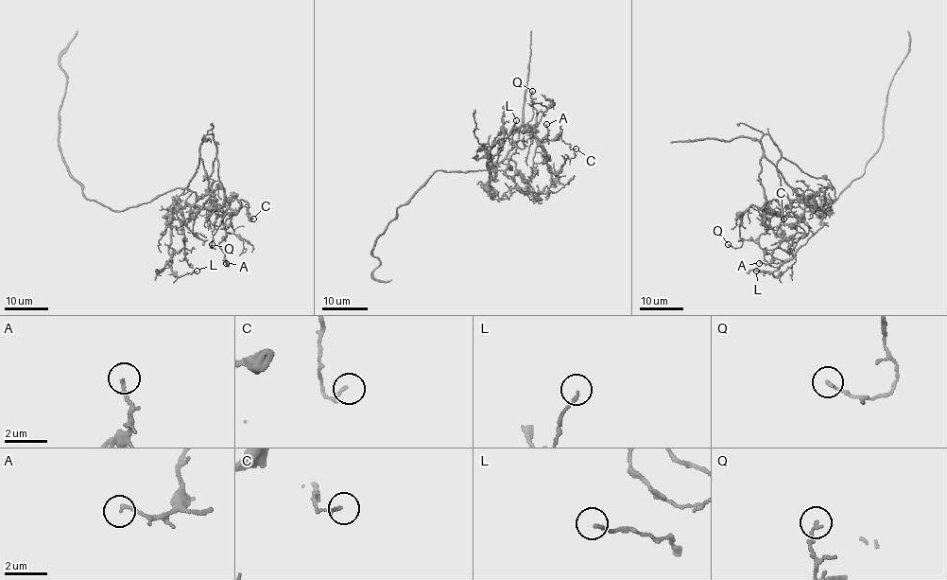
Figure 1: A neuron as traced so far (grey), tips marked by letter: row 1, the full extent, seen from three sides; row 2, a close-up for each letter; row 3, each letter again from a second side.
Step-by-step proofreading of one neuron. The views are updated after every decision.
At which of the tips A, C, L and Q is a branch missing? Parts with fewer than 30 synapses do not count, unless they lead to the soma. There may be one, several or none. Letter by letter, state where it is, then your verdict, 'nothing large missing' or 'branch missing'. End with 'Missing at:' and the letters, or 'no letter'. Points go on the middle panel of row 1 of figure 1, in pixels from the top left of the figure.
A: place (546, 124); nothing large missing
C: place (576, 149); nothing large missing
L: place (516, 120); nothing large missing
Q: place (532, 91); nothing large missing
Missing at: no letter

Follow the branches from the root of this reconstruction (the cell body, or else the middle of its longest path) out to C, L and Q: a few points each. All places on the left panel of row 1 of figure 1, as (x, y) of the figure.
C: (150, 202), (184, 188), (199, 157), (211, 206), (219, 215), (234, 213), (243, 199), (249, 219), (253, 219)
L: (150, 202), (174, 189), (183, 190), (167, 211), (170, 271), (178, 276), (197, 271)
Q: (150, 202), (168, 191), (184, 188), (199, 157), (208, 180), (210, 203), (226, 212), (212, 244)

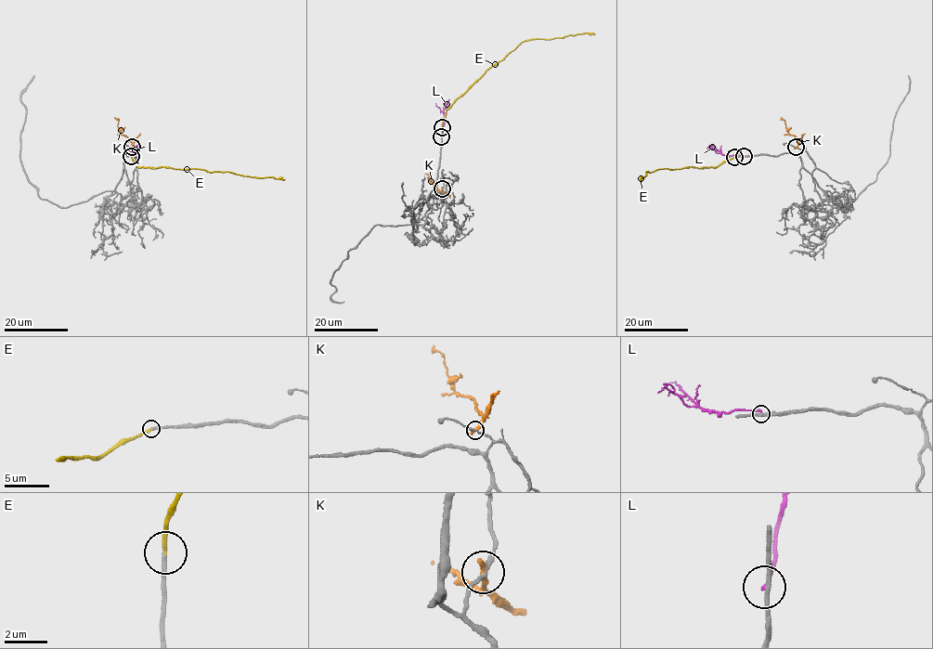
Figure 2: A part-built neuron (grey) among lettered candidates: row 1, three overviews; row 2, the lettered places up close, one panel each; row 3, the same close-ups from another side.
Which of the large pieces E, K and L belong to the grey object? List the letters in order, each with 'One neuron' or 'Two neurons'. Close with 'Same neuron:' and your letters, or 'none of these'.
E: One neuron
K: Two neurons
L: Two neurons
Same neuron: E

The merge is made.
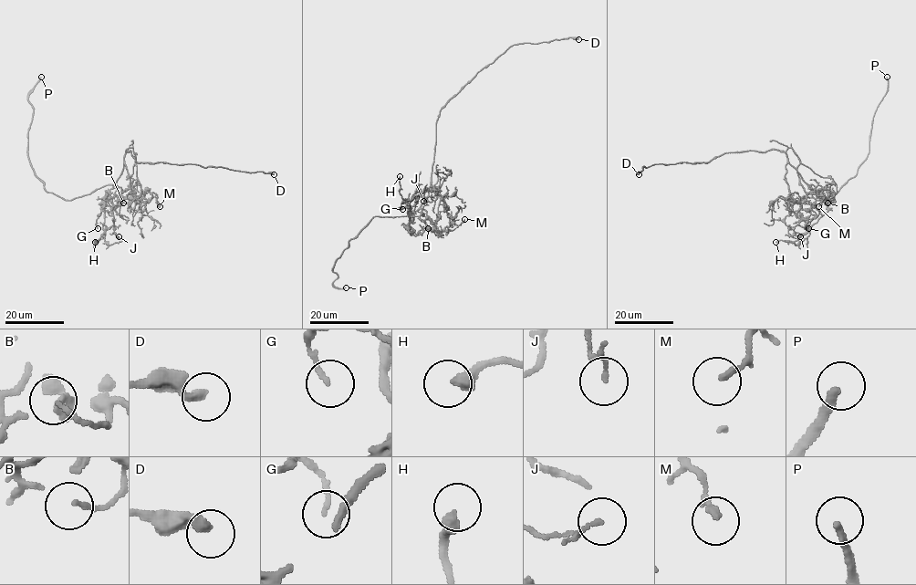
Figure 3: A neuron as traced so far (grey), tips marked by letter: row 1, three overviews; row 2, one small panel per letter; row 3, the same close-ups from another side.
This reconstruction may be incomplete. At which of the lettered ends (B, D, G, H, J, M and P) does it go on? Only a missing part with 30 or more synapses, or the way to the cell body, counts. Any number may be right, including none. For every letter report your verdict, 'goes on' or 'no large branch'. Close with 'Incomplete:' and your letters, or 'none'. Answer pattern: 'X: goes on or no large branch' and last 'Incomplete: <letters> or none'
B: no large branch
D: no large branch
G: no large branch
H: no large branch
J: no large branch
M: no large branch
P: goes on
Incomplete: P

